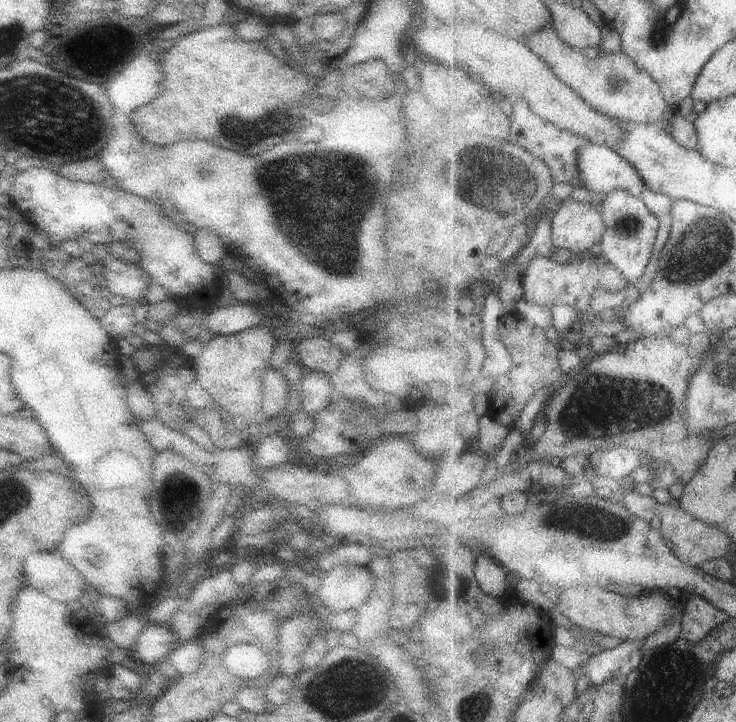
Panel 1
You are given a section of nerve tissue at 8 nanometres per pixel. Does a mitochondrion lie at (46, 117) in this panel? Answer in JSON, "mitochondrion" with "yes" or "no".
{"mitochondrion":"yes"}

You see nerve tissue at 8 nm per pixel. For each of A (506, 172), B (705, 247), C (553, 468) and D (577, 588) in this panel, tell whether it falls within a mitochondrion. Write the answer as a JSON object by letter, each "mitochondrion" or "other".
{"A":"mitochondrion","B":"mitochondrion","C":"other","D":"other"}

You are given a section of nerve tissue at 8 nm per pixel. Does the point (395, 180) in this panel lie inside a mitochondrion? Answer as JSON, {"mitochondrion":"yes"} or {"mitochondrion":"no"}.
{"mitochondrion":"no"}

